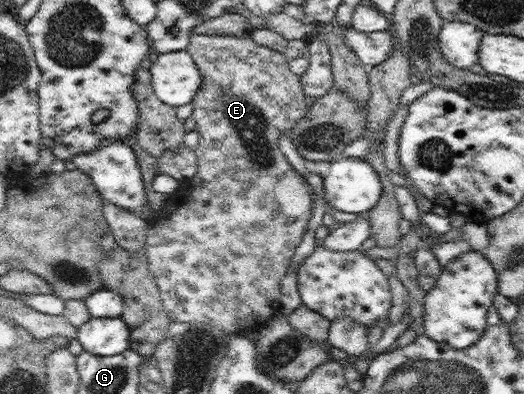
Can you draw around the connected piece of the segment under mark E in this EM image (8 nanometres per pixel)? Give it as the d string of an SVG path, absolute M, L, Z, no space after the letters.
M200 35L200 36L193 36L189 40L189 46L187 47L186 51L192 56L192 59L194 60L194 63L196 64L196 67L200 71L201 74L201 85L198 89L198 92L196 93L196 96L194 97L194 100L192 102L193 104L193 114L192 119L196 121L196 131L200 134L199 136L199 143L194 148L195 154L197 156L197 171L192 178L189 178L188 180L182 180L179 183L179 186L176 188L176 190L169 195L164 208L162 211L157 214L150 227L149 230L146 232L146 259L149 263L149 270L152 273L152 278L154 278L154 282L156 282L156 286L158 287L158 290L160 292L160 298L163 302L164 308L166 309L166 312L168 313L168 316L170 317L171 321L174 322L196 322L200 323L202 325L210 325L210 326L218 326L218 328L222 328L222 330L226 330L228 333L244 333L247 331L258 331L264 324L266 324L272 316L275 316L275 314L279 313L279 307L280 307L280 287L282 277L288 272L289 267L292 263L292 259L294 256L294 252L296 252L296 247L302 242L302 238L308 229L308 224L310 221L310 218L313 213L313 204L314 201L312 200L312 196L314 195L314 191L308 181L304 179L304 176L300 175L292 165L286 160L286 156L284 156L284 153L280 150L279 147L279 137L282 135L282 133L285 133L286 135L289 133L289 131L300 121L302 118L305 117L306 111L308 111L308 106L304 104L303 98L305 97L304 92L302 90L302 82L300 82L300 77L298 75L294 74L289 68L287 59L285 54L280 54L274 52L274 50L270 50L270 48L266 48L266 46L258 46L256 42L253 41L253 39L248 35Z

